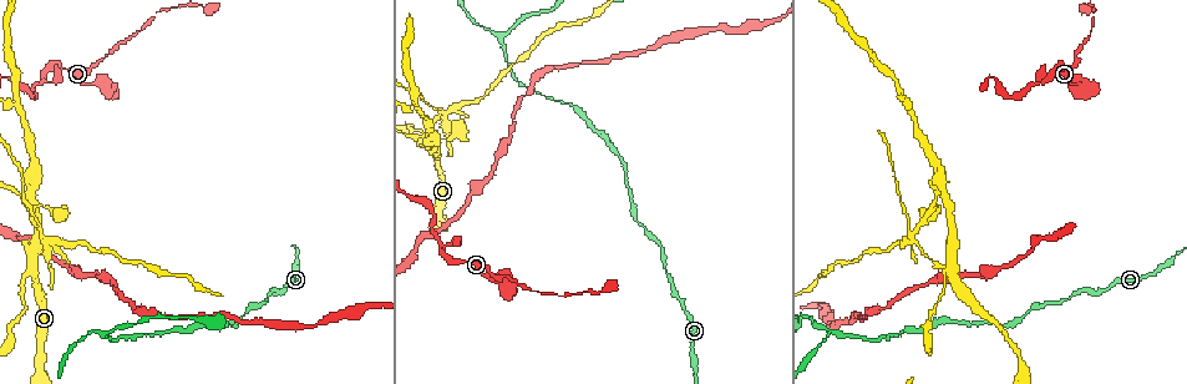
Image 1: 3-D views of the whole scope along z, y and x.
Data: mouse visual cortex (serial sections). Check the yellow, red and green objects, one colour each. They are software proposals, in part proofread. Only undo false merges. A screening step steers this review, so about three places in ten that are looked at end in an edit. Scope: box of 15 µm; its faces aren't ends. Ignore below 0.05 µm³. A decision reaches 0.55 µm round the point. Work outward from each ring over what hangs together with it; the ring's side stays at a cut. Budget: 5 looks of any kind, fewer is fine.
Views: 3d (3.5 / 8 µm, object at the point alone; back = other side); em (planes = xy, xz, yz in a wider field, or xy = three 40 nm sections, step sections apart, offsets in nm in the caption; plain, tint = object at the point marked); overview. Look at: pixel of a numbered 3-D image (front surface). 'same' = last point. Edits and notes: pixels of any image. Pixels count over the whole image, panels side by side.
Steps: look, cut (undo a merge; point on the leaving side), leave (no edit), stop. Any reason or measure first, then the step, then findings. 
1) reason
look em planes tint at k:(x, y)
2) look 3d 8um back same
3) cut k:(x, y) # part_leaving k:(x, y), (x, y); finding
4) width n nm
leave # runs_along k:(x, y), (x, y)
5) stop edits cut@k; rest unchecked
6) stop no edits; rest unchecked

sharp bend
look 3d 3.5um at 1:(952, 279)

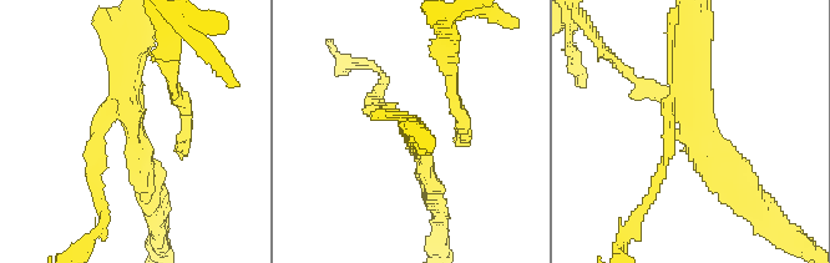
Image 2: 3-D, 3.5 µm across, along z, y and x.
arms 3; arm_widths 150, 250, 250 nm
look em xy step 2 tint at 2:(694, 125)

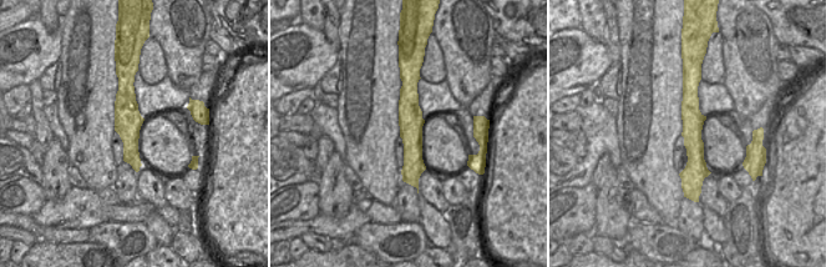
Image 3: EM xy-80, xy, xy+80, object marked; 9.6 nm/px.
leave # runs_along 3:(692, 80), (694, 174), (685, 187); one cell here

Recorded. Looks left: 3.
three-way junction
look 3d 3.5um at 1:(504, 36)

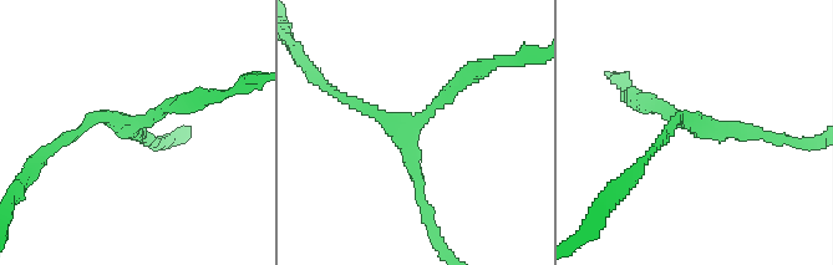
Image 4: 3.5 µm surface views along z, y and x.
arms 3; arm_widths 150, 150, 200 nm
look em xy step 2 tint at 4:(127, 130)

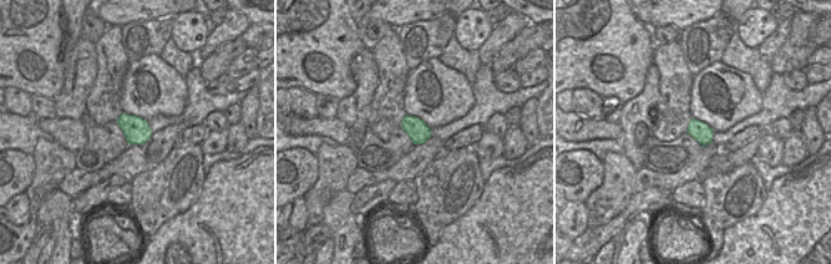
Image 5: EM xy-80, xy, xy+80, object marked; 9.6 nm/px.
leave # continuous, no second cell

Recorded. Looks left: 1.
stop no edits; rest unchecked

